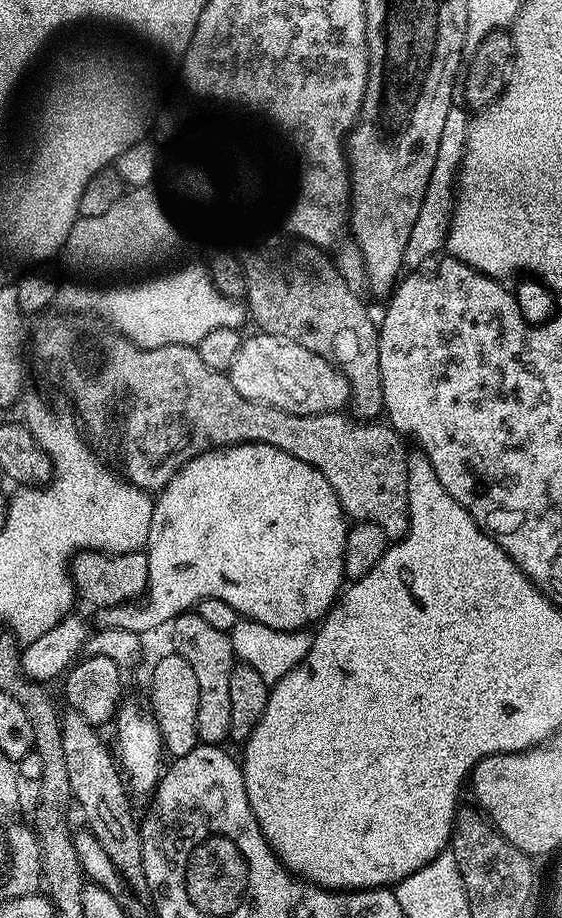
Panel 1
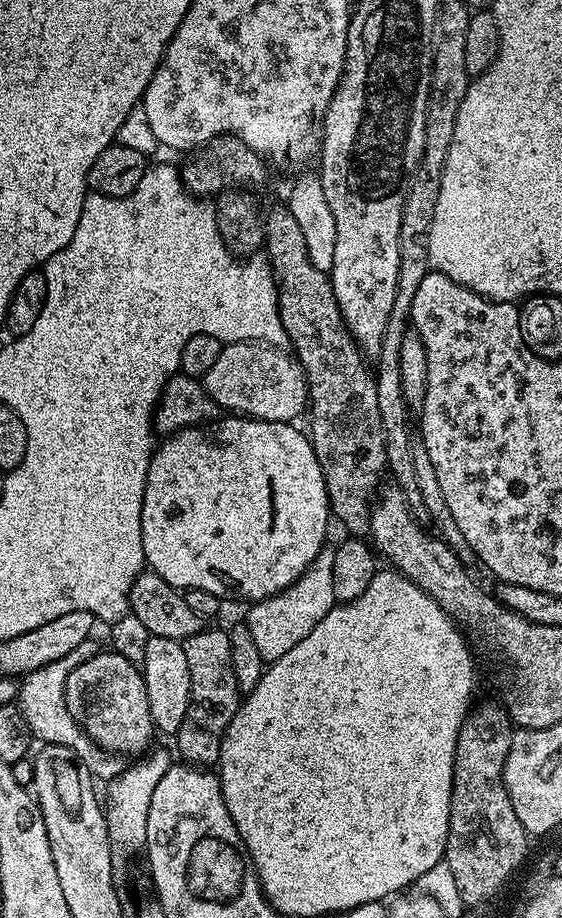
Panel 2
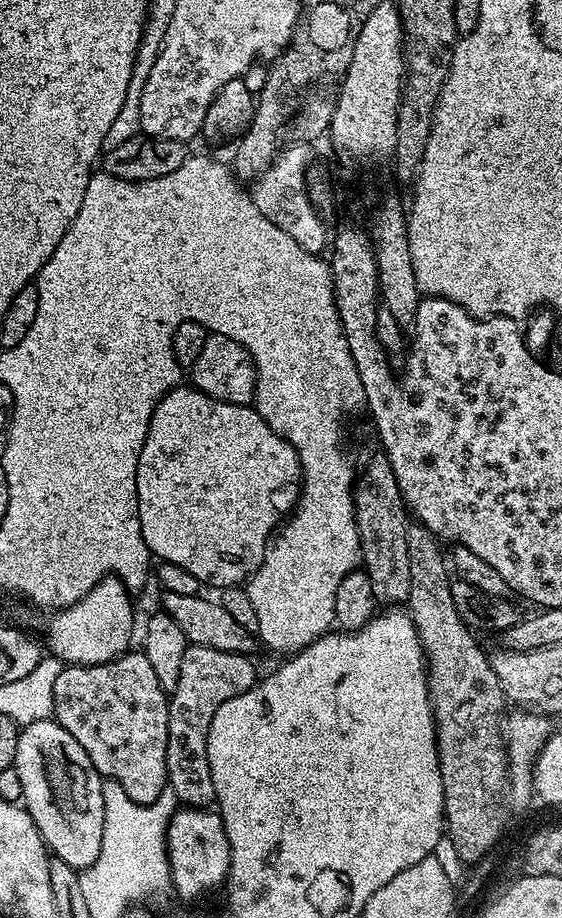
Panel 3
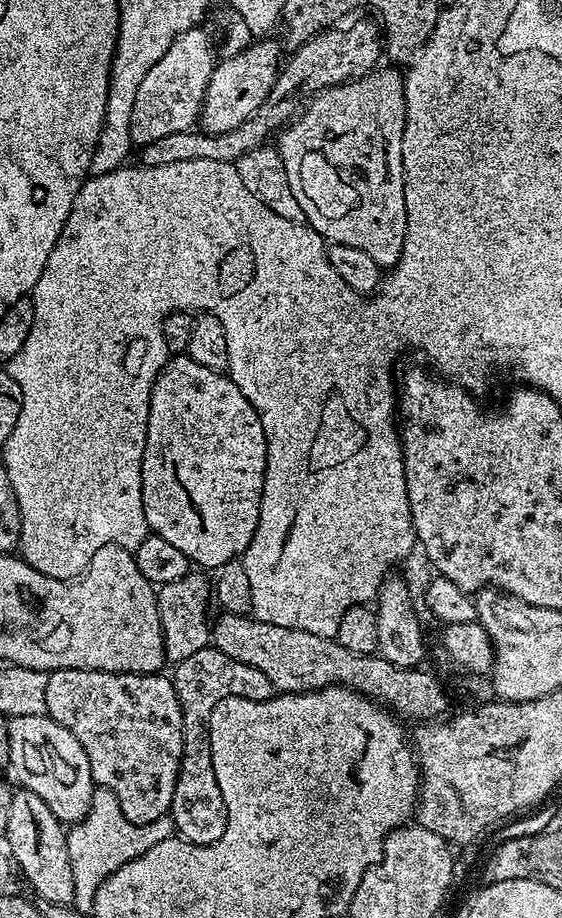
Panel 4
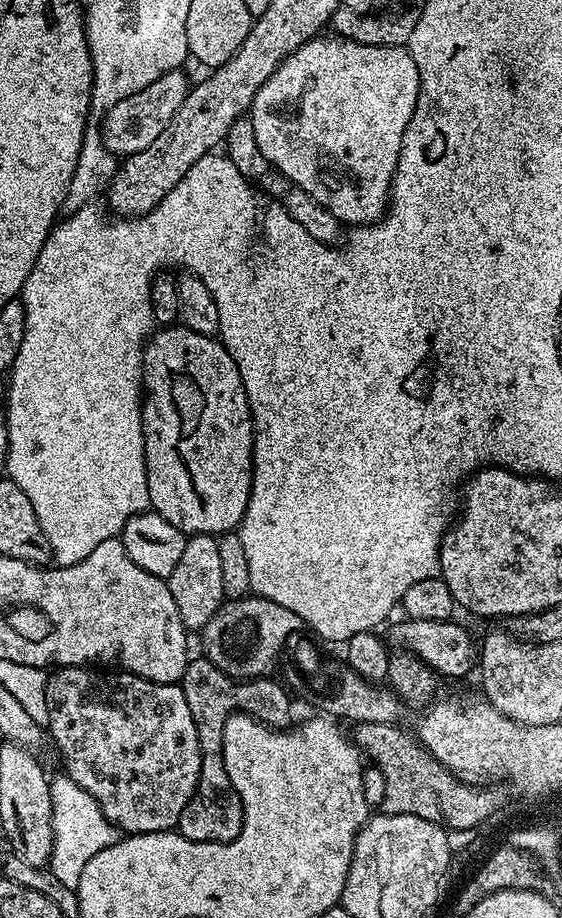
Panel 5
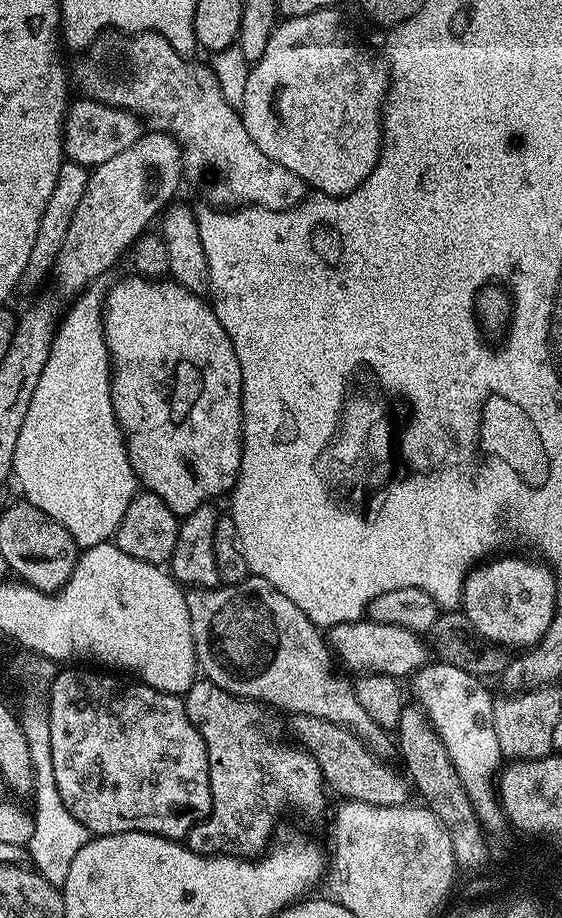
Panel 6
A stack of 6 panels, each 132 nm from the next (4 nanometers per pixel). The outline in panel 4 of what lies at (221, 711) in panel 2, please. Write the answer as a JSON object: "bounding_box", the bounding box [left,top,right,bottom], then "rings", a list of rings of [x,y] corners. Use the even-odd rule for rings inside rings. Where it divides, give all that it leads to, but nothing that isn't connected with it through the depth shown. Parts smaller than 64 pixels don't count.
{"bounding_box":[170,646,274,846],"rings":[[[211,646],[198,650],[198,654],[190,654],[190,658],[186,658],[173,672],[176,673],[171,673],[170,679],[180,703],[182,718],[182,754],[170,819],[175,831],[189,844],[207,846],[222,838],[228,821],[228,811],[224,805],[226,792],[221,781],[216,779],[210,758],[210,714],[214,706],[222,702],[222,698],[241,696],[251,700],[266,700],[273,695],[274,689],[270,678],[266,678],[262,670],[254,670],[246,666],[246,662],[222,656],[218,649]]]}

